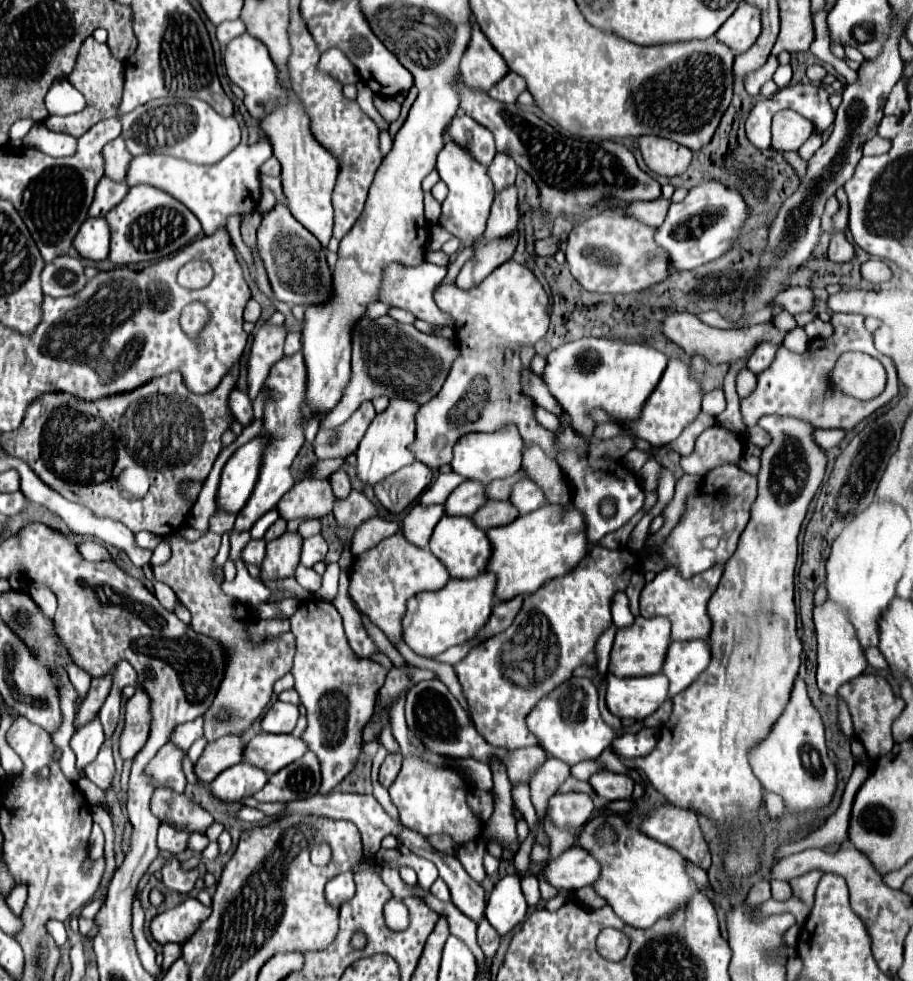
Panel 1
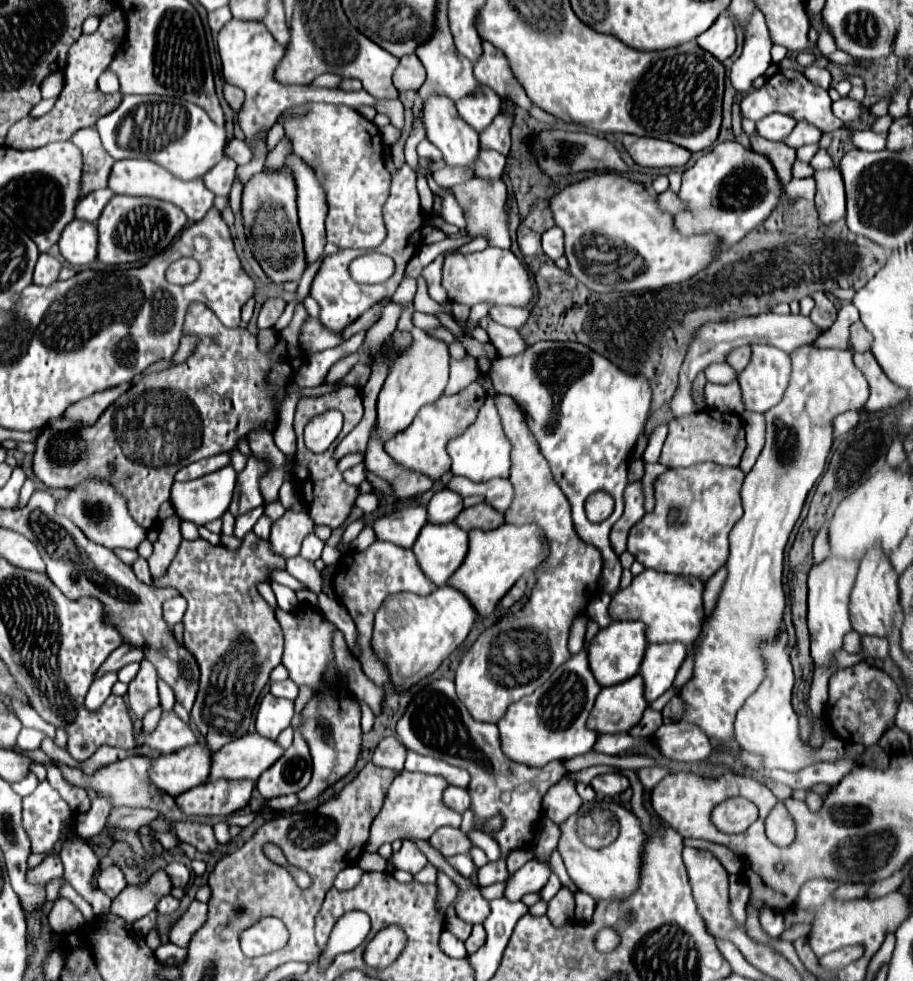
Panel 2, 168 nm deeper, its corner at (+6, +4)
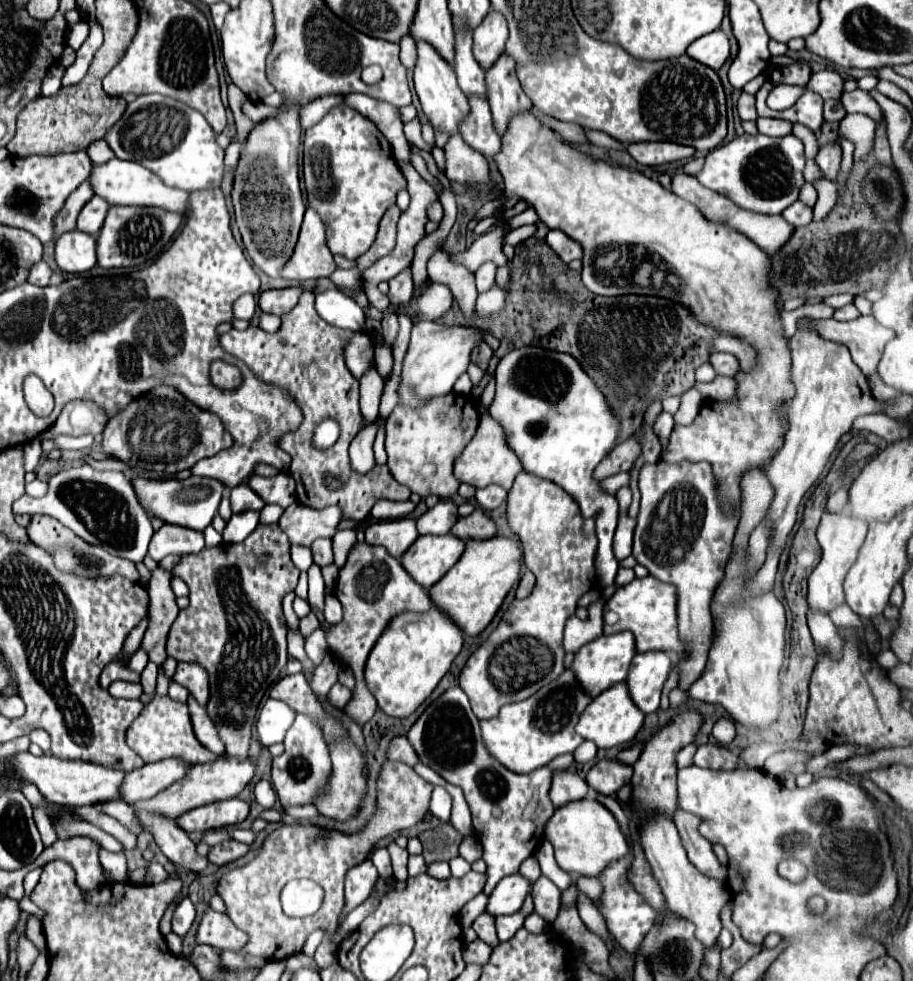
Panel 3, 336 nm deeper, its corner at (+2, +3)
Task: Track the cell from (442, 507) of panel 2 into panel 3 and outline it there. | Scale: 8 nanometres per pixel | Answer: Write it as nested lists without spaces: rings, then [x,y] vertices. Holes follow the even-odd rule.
[[[441,500],[435,508],[427,510],[423,516],[419,516],[417,524],[417,532],[423,534],[447,534],[453,524],[457,522],[459,514],[457,514],[457,506],[453,502]]]

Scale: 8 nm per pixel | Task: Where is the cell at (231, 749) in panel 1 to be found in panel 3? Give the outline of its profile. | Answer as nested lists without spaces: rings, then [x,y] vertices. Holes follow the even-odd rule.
[[[175,758],[159,760],[153,764],[145,764],[129,774],[125,774],[123,784],[119,788],[119,798],[127,804],[133,804],[137,800],[153,798],[159,790],[165,790],[173,782],[181,780],[189,772],[189,766]]]

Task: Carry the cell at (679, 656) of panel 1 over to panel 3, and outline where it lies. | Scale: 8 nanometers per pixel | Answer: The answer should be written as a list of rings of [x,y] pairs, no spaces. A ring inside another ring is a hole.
[[[641,652],[633,656],[625,684],[629,688],[629,698],[643,714],[651,714],[659,708],[669,670],[671,656],[665,652]]]

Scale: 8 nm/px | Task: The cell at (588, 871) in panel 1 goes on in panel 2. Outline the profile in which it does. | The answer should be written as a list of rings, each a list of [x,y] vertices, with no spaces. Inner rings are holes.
[[[539,859],[527,861],[515,875],[509,877],[505,897],[511,901],[519,901],[527,893],[541,891],[545,887],[545,883],[549,881],[551,873],[553,873],[551,863],[545,863]]]

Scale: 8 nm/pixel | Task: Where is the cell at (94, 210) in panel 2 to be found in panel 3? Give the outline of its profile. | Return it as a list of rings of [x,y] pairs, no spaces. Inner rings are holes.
[[[93,196],[93,198],[83,206],[83,210],[79,212],[77,230],[79,230],[79,232],[85,232],[85,234],[91,234],[91,236],[97,236],[99,230],[101,230],[101,226],[103,226],[103,220],[105,220],[107,210],[109,210],[109,204],[107,204],[103,198]]]

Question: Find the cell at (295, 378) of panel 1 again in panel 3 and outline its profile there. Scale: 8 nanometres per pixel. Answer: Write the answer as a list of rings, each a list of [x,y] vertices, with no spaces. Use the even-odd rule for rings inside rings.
[[[243,488],[231,490],[231,510],[235,514],[245,512],[245,510],[261,510],[263,506],[265,502],[253,490],[243,490]]]

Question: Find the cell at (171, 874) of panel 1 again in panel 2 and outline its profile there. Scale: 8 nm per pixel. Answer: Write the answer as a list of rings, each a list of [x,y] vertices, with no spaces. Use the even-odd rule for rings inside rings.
[[[159,869],[153,873],[153,877],[143,887],[129,887],[125,889],[111,905],[111,911],[123,917],[129,923],[135,923],[137,919],[151,913],[157,905],[157,893],[165,895],[173,889],[173,883],[169,881],[169,875],[165,869]]]

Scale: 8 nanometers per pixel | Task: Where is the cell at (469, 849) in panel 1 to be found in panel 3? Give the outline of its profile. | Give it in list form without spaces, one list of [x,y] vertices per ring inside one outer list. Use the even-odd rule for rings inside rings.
[[[461,856],[451,858],[449,866],[451,866],[451,876],[455,876],[455,878],[461,878],[461,876],[465,876],[471,870],[471,864],[465,862]]]

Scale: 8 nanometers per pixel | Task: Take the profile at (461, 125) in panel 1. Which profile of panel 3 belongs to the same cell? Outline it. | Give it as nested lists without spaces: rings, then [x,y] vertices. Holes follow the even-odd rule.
[[[455,28],[455,72],[457,82],[465,94],[485,96],[485,74],[473,56],[473,32],[469,28]]]

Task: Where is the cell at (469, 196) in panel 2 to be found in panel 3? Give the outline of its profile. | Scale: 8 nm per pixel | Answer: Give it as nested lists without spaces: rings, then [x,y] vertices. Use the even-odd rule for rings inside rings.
[[[453,136],[443,146],[445,152],[445,176],[461,182],[469,188],[485,188],[489,180],[489,166],[483,154],[463,142],[461,136]]]

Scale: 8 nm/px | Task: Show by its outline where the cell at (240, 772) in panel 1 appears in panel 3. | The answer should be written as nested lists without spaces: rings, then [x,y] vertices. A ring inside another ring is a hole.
[[[229,798],[223,802],[215,802],[215,804],[189,810],[175,822],[185,832],[207,832],[213,828],[241,824],[247,818],[247,814],[249,814],[249,804],[237,798]]]

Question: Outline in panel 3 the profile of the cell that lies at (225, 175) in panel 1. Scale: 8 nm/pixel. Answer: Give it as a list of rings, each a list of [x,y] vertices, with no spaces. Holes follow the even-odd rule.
[[[113,158],[105,164],[95,164],[91,168],[89,182],[91,182],[93,194],[105,198],[109,206],[157,206],[157,208],[179,212],[179,214],[185,214],[187,210],[189,192],[181,192],[177,188],[165,186],[151,170],[139,166],[137,162]]]

